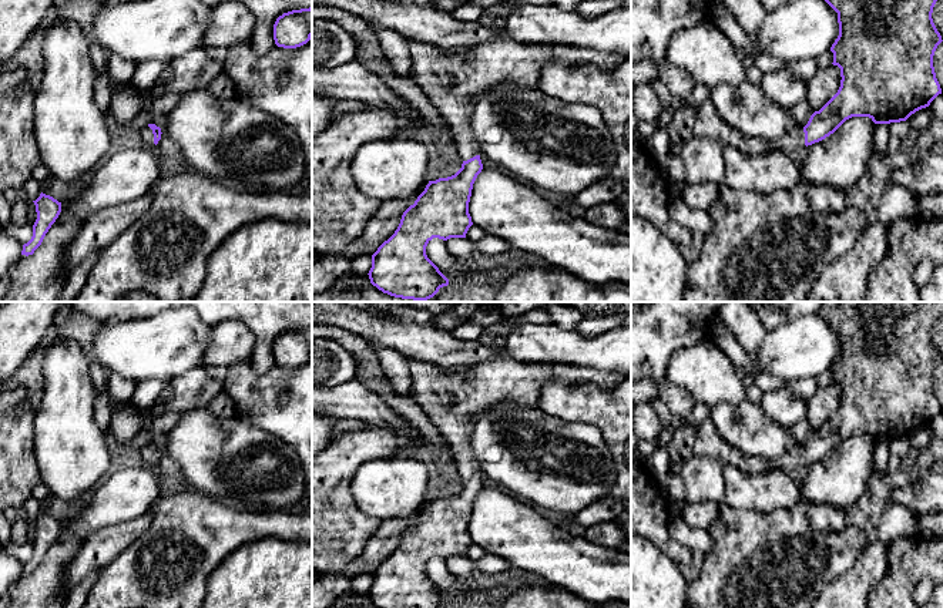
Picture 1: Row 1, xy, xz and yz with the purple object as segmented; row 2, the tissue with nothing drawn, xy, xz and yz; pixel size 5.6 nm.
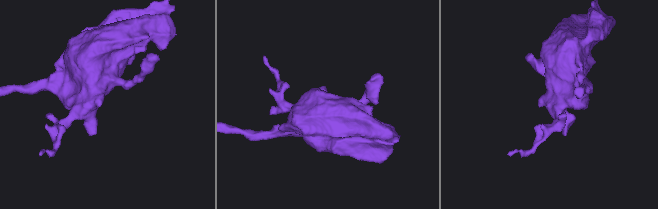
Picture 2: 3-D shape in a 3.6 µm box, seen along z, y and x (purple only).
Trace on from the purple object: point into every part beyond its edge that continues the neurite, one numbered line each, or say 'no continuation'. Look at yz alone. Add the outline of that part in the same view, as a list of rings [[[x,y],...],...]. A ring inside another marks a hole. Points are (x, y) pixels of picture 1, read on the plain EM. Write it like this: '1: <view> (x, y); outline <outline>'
1: yz (710, 444); outline [[[711,419],[704,420],[697,426],[695,454],[718,461],[722,467],[732,464],[749,474],[764,474],[771,470],[805,468],[803,446],[796,446],[773,461],[759,460],[752,456],[745,456],[739,450],[732,449],[715,430]]]

